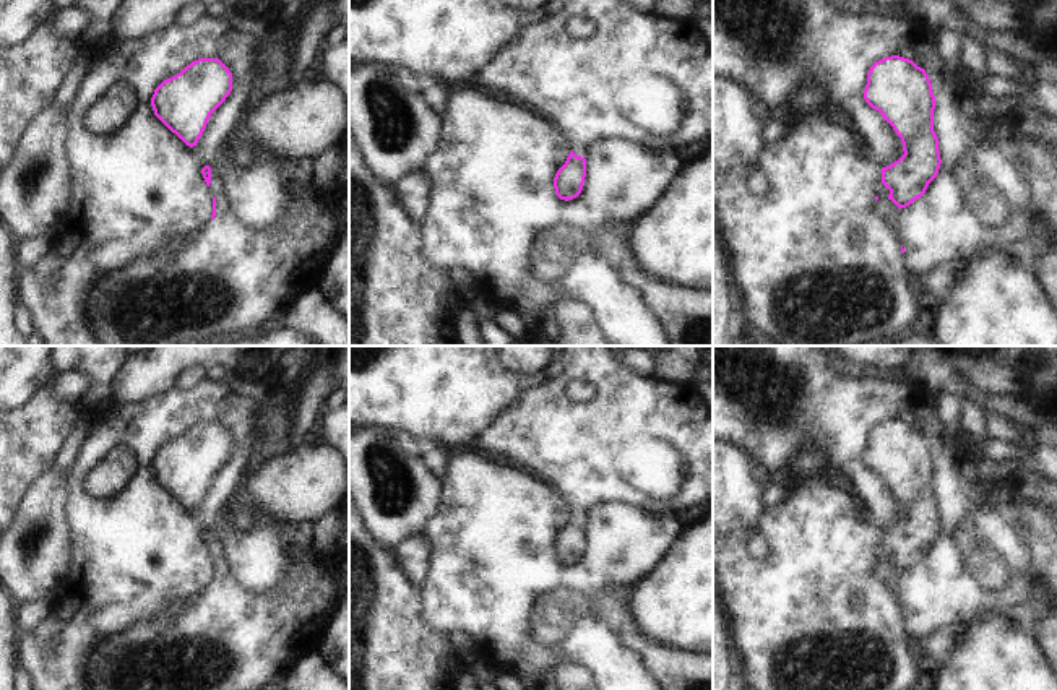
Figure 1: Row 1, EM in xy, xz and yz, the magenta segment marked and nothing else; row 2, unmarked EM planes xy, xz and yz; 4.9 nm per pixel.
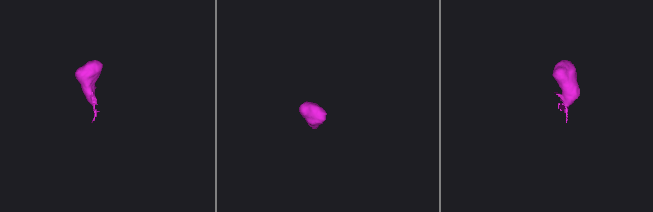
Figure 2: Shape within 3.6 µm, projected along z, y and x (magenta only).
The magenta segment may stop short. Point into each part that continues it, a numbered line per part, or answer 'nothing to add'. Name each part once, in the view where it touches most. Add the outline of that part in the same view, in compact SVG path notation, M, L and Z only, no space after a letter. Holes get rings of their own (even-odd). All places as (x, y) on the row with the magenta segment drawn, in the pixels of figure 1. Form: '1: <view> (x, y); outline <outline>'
1: yz (817, 267); outline M815 117L796 120L781 140L765 144L753 164L763 169L768 177L770 188L765 195L752 195L747 188L749 169L752 166L740 166L713 177L713 208L721 222L724 248L729 252L731 276L737 279L744 295L742 305L747 310L747 323L765 331L779 346L872 346L877 339L895 336L925 317L922 299L912 284L912 276L901 252L898 231L874 211L874 196L890 195L890 190L882 183L882 166L874 157L867 157L862 148L864 144L852 132L852 127L844 125L839 119Z

